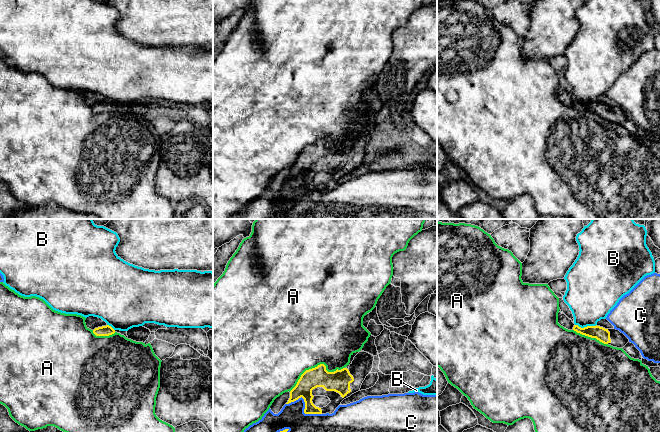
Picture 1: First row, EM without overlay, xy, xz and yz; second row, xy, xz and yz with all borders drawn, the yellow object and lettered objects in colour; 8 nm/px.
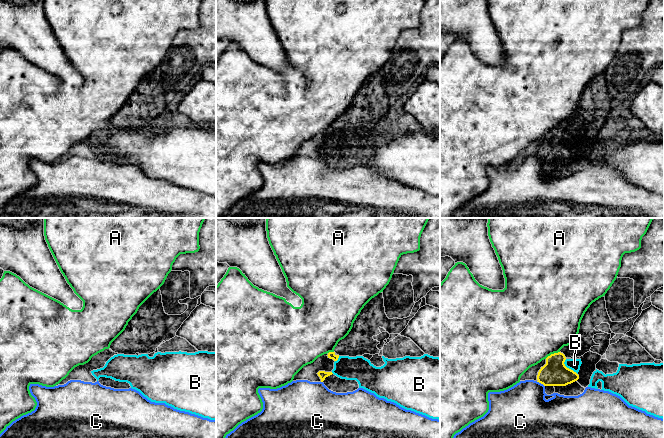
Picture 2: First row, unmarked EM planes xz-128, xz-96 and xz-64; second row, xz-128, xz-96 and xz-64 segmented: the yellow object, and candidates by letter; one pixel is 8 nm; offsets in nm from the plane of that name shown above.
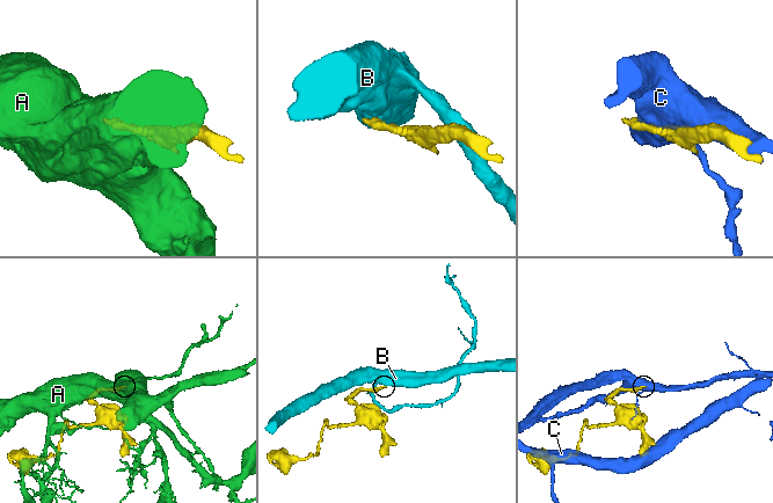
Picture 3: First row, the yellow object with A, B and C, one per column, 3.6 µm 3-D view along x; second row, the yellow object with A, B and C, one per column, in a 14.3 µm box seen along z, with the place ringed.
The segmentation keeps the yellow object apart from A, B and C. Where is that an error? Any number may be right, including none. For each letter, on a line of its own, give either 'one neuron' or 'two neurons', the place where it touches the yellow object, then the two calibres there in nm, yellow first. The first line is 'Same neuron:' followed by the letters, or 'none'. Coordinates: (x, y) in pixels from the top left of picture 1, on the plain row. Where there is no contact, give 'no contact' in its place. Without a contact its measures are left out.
Same neuron: none
A: two neurons; contact xz (315, 143); calibres 180 and 480 nm
B: two neurons; contact yz (586, 103); calibres 110 and 380 nm
C: two neurons; contact xz (305, 182); calibres 160 and 360 nm

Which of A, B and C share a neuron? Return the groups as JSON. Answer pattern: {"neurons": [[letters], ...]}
{"neurons": [["A"], ["B"], ["C"]]}

